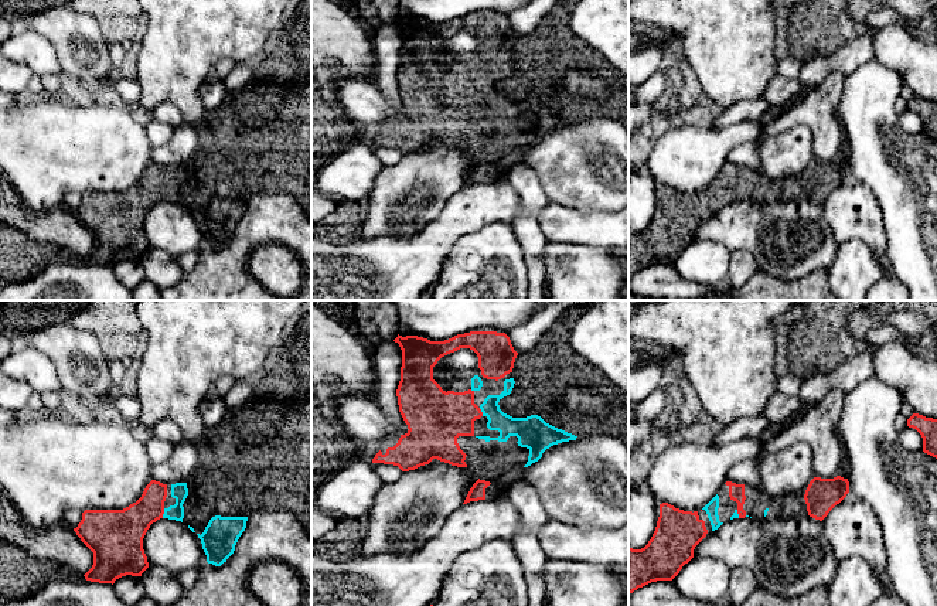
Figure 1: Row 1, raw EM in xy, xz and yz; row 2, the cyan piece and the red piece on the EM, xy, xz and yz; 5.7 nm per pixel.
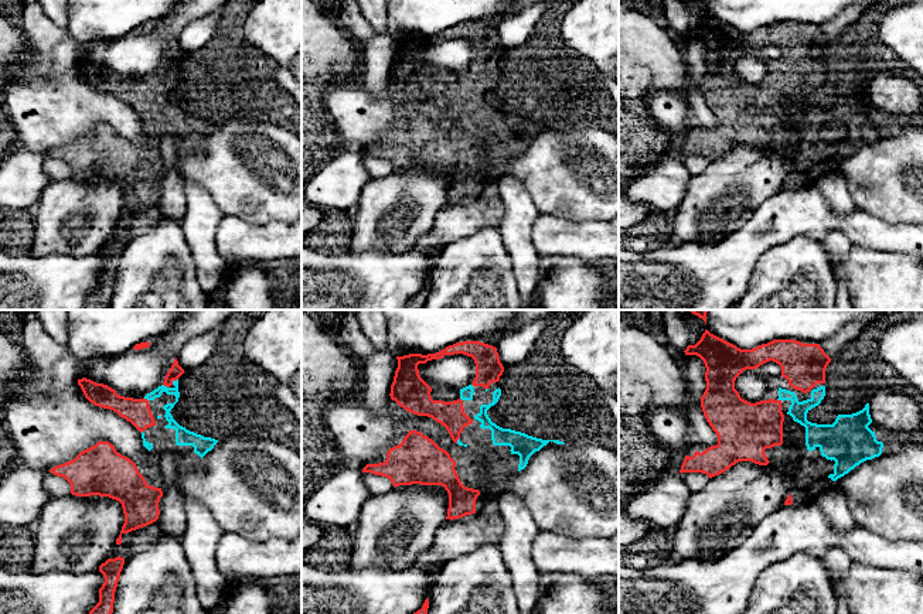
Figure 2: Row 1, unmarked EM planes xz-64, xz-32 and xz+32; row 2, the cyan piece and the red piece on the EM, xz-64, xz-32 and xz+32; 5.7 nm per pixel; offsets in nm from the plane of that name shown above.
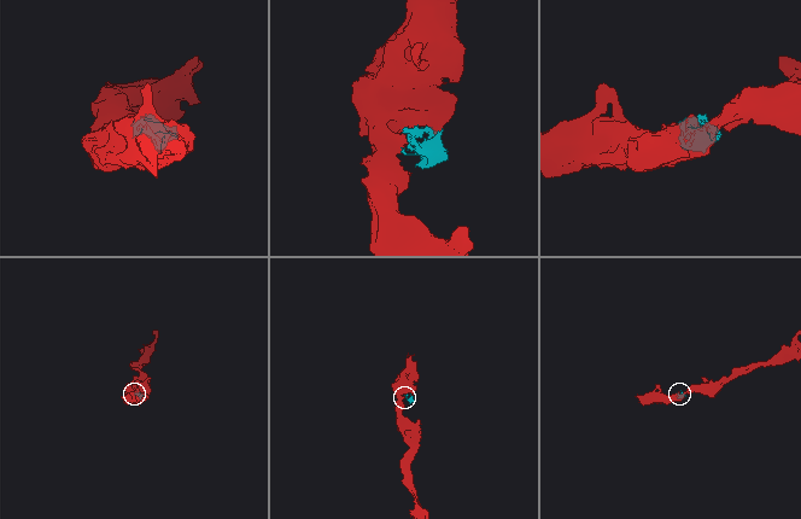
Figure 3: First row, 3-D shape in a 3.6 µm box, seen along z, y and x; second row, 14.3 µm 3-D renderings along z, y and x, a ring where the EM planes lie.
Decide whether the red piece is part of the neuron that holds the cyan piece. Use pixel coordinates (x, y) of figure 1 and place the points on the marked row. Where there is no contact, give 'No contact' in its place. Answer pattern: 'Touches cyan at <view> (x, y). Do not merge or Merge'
Touches cyan at xy (164, 513). Merge

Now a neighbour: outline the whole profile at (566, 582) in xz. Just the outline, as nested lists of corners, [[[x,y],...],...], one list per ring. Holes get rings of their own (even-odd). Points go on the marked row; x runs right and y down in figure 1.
[[[548,558],[542,578],[546,606],[623,606],[623,585],[607,565]]]

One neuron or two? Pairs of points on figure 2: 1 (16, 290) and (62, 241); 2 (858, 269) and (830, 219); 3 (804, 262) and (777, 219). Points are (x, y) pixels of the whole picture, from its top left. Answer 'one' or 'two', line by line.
1: two
2: two
3: two

